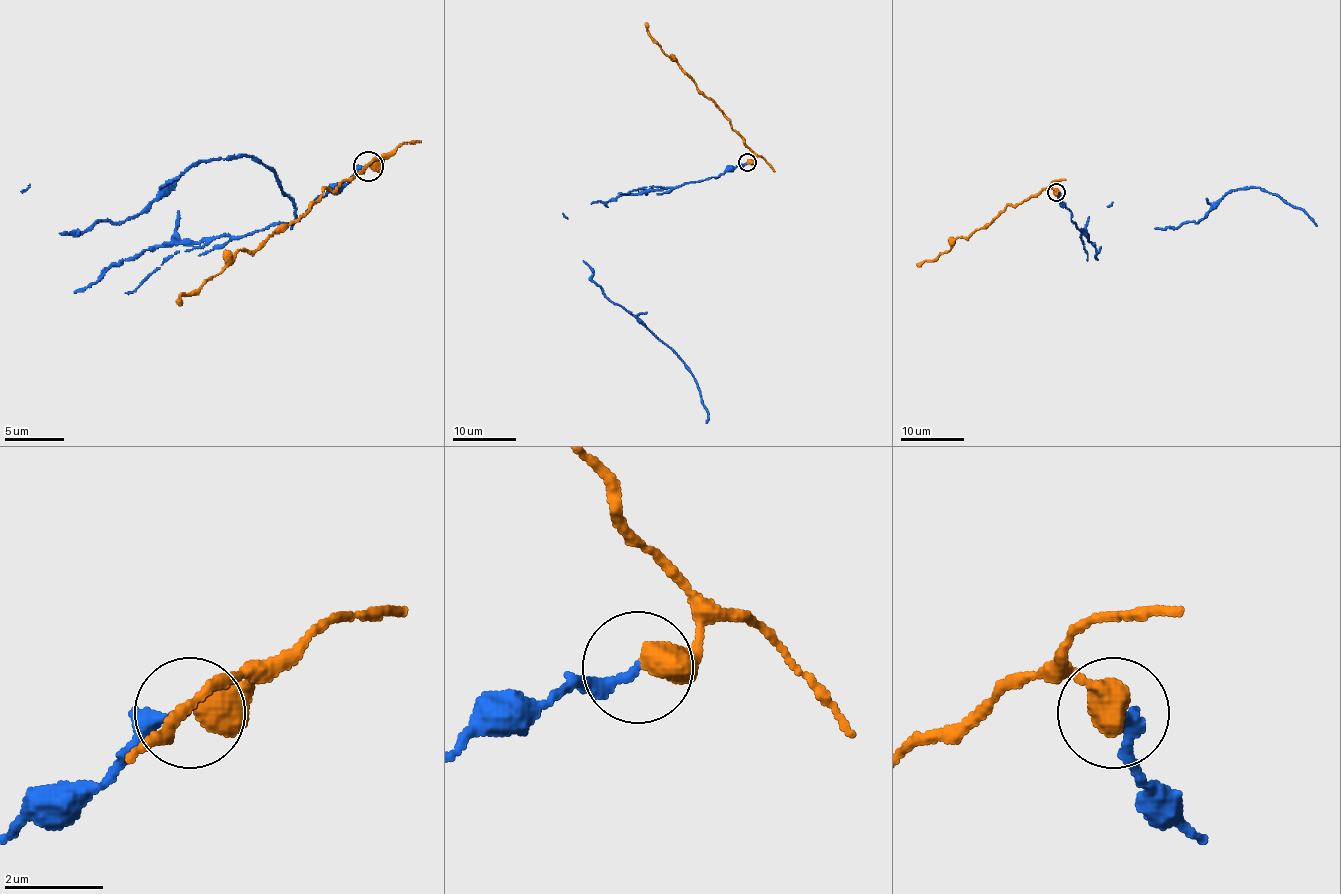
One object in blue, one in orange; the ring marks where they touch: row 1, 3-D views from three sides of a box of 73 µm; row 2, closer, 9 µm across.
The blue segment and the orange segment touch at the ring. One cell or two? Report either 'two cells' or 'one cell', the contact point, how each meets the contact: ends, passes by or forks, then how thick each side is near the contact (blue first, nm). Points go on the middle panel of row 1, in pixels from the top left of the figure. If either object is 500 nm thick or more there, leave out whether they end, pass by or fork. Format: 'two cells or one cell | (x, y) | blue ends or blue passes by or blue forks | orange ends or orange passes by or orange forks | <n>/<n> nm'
two cells | (747, 162) | 150/600 nm

